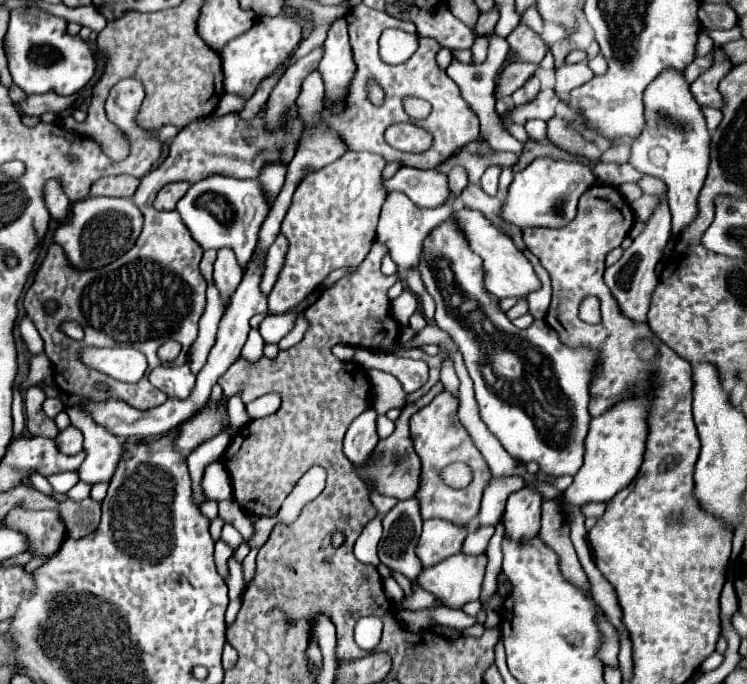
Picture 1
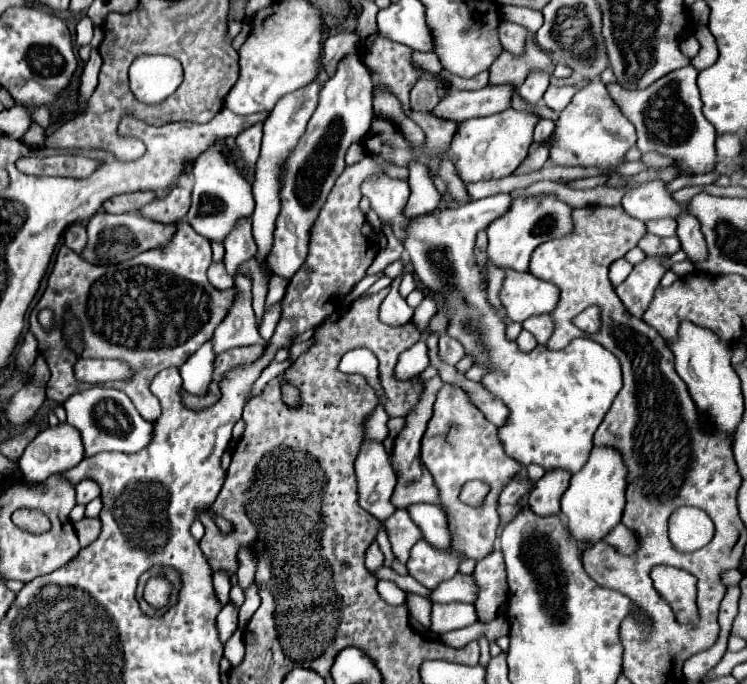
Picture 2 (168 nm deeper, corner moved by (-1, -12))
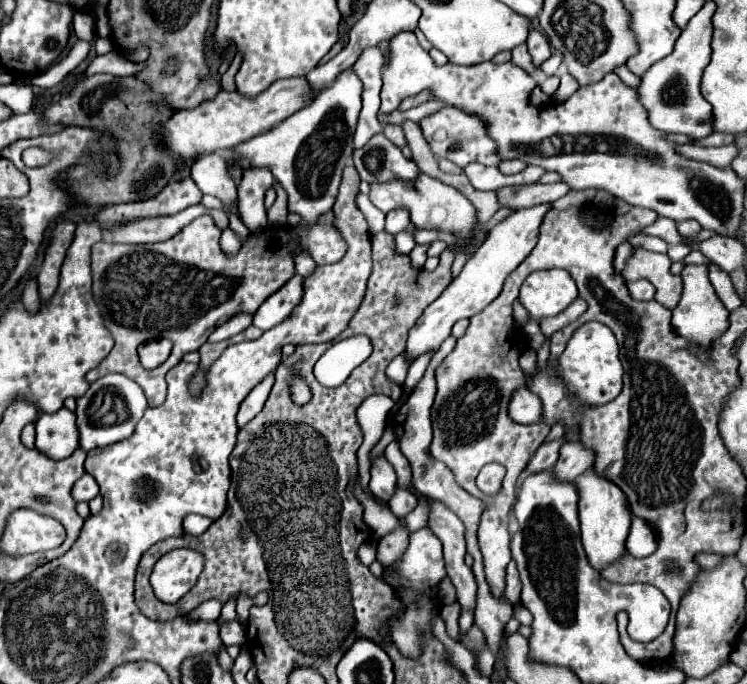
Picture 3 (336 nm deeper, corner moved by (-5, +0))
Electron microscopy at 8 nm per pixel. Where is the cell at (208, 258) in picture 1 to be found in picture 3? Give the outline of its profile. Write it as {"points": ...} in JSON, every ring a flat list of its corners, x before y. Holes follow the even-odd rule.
{"points":[[202,204,190,206,174,216,158,216,158,218,144,218,144,220,132,220,126,224,120,224,116,230,112,230,112,242,124,242,124,244,152,244,162,242,178,234,188,222,194,218,210,214,220,230,228,228,228,216,220,210,208,210]]}

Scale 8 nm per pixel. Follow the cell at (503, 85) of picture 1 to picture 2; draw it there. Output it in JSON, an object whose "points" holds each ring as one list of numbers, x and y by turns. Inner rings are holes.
{"points":[[500,84,500,86,486,86,476,92,466,90,450,90,446,98,434,108,434,114,448,120,470,120,498,114,512,106,512,98,516,94,516,86]]}

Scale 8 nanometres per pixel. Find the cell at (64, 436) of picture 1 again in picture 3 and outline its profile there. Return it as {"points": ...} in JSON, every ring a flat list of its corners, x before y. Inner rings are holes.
{"points":[[60,408,50,416,40,416,36,422,36,448,52,460,68,458,78,448,76,414]]}

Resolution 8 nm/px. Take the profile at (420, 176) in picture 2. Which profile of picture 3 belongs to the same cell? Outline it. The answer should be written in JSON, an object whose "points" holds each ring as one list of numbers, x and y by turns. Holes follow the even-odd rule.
{"points":[[392,210,392,212,386,214,386,226,384,226,384,230,388,234,398,234,398,232,402,232,404,228,407,228,409,224,409,212,406,212,406,210]]}

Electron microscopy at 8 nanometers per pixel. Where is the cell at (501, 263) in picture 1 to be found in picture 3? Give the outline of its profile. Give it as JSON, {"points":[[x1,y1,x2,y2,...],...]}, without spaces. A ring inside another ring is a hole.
{"points":[[566,270,532,272,520,288,520,304,534,320,566,310,578,298,578,288]]}

